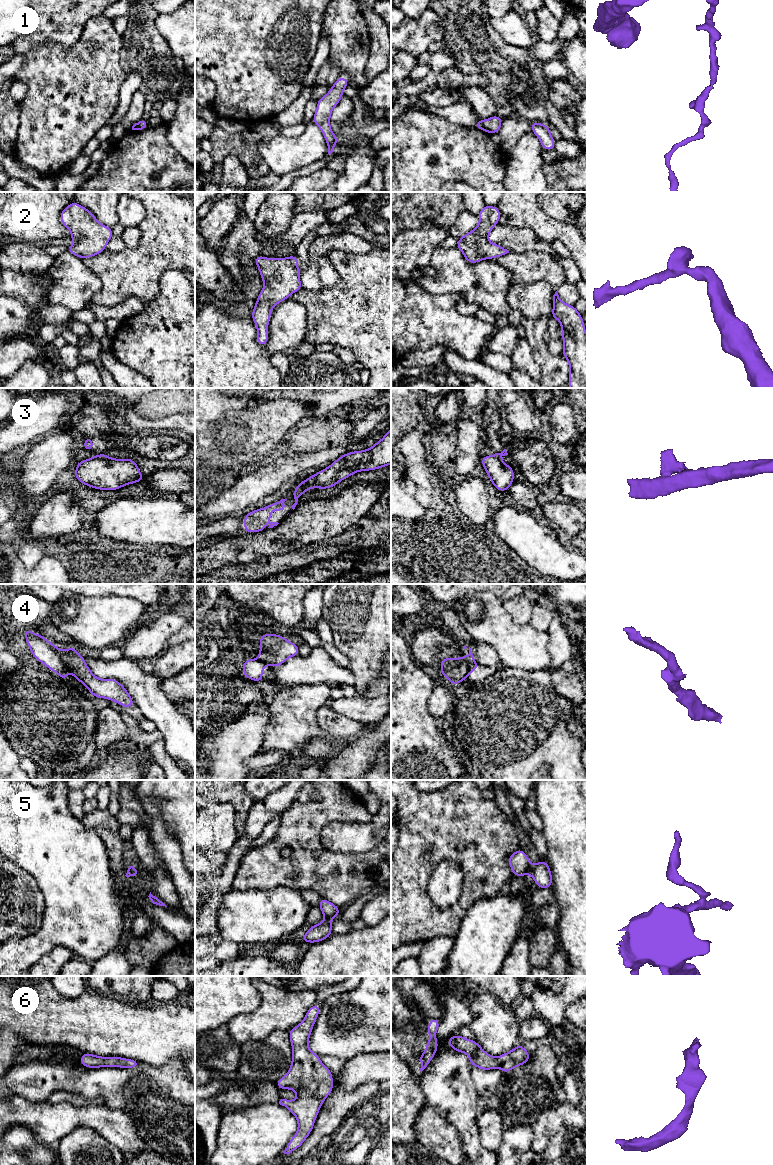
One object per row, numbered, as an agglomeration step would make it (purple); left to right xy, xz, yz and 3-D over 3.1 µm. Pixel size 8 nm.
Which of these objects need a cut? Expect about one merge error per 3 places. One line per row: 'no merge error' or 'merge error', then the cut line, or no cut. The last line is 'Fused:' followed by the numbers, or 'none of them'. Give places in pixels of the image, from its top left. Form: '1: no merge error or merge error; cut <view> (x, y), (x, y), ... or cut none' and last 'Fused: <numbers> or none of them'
1: no merge error; cut none
2: no merge error; cut none
3: merge error; cut xz (300, 495), (292, 496)
4: merge error; cut xy (63, 652), (63, 658), (68, 670)
5: merge error; cut yz (531, 866), (529, 872)
6: no merge error; cut none
Fused: 3, 4, 5

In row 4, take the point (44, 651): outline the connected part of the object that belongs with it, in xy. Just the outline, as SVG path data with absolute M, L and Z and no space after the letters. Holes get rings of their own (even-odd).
M24 629L23 633L32 655L40 663L46 665L49 670L56 672L61 679L66 681L68 667L64 659L64 651L30 629Z

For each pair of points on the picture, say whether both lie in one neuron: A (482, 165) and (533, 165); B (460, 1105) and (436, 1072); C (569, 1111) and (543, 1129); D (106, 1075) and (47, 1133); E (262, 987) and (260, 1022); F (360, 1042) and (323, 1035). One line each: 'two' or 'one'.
A: two
B: one
C: one
D: two
E: one
F: one

